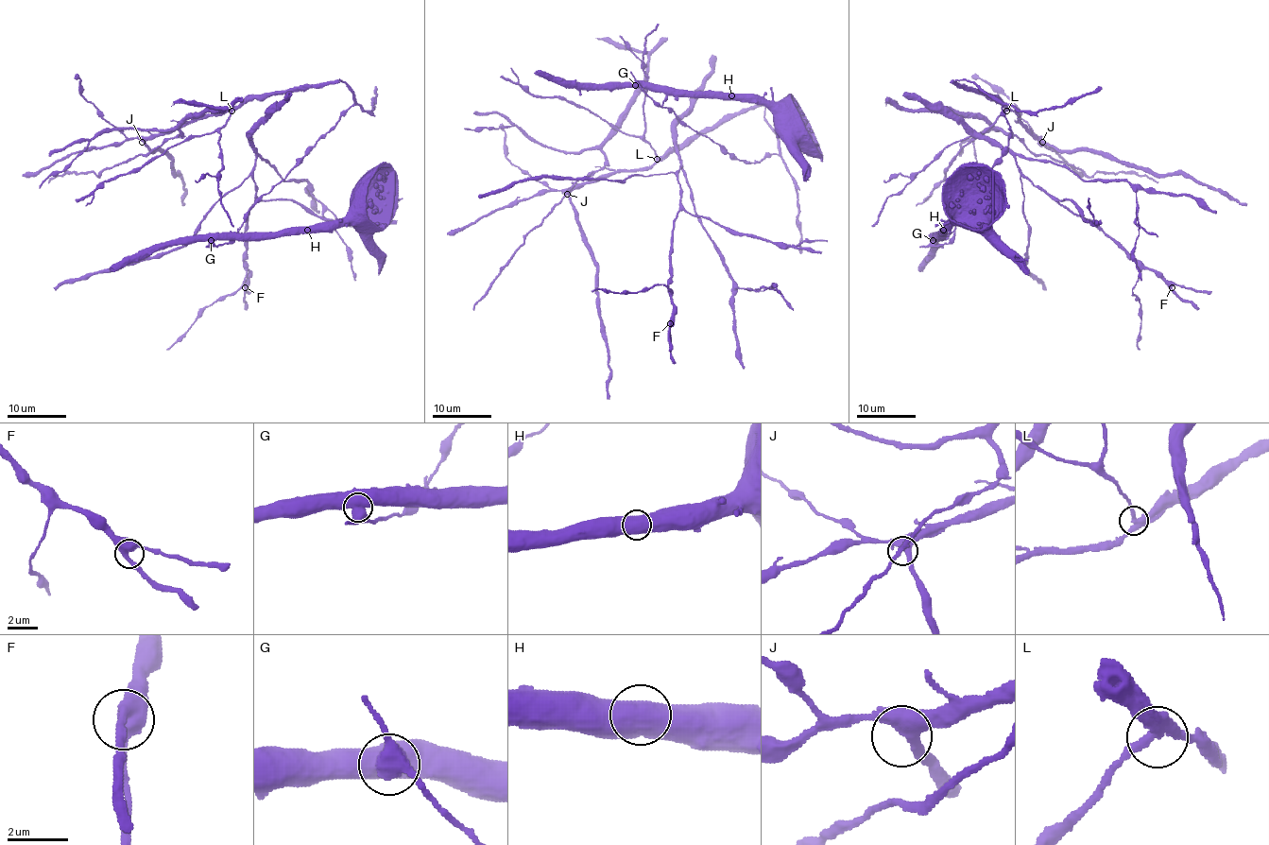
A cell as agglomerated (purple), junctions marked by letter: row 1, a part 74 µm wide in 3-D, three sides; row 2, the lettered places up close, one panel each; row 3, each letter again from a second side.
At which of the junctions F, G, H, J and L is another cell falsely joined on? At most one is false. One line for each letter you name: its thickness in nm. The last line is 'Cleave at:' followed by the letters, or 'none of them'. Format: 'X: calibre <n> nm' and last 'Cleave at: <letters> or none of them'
Cleave at: none of them

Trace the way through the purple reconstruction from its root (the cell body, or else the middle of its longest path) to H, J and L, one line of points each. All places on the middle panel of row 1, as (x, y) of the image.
H: (746, 109), (765, 106), (777, 154), (760, 162), (734, 159), (662, 106), (668, 95), (731, 95)
J: (746, 109), (727, 113), (713, 125), (671, 146), (652, 164), (599, 177), (591, 182), (575, 185), (567, 194)
L: (746, 109), (727, 113), (713, 125), (703, 128), (657, 159)

